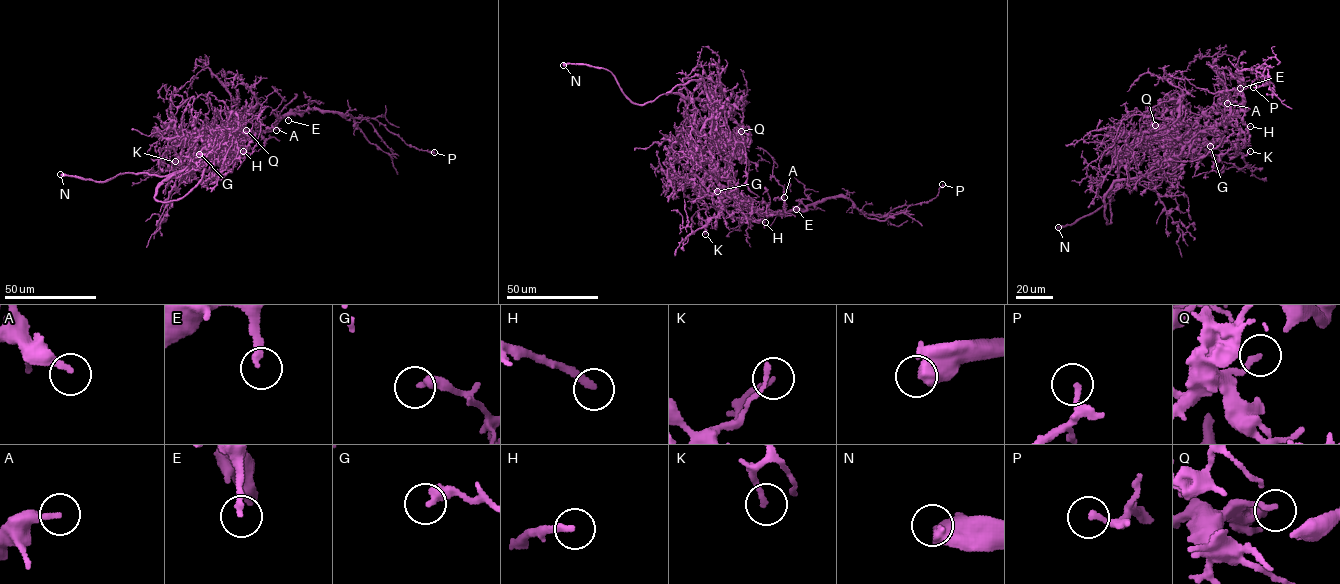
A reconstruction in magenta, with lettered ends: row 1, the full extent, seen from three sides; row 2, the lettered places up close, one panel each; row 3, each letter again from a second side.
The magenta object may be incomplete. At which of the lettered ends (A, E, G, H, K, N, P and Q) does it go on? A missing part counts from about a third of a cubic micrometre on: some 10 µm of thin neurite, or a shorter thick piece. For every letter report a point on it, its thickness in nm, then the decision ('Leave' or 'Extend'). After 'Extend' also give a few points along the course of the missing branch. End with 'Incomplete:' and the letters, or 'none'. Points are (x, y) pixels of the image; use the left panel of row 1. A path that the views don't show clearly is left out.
A: Place: (276, 130). Thickness 240 nm. Leave
E: Place: (288, 120). Thickness 200 nm. Extend
G: Place: (199, 154). Thickness 360 nm. Leave
H: Place: (243, 151). Thickness 240 nm. Extend
K: Place: (175, 161). Thickness 190 nm. Extend
N: Place: (60, 174). Thickness 650 nm. Extend
P: Place: (434, 152). Thickness 140 nm. Leave
Q: Place: (246, 130). Thickness 190 nm. Leave
Incomplete: E, H, K, N

